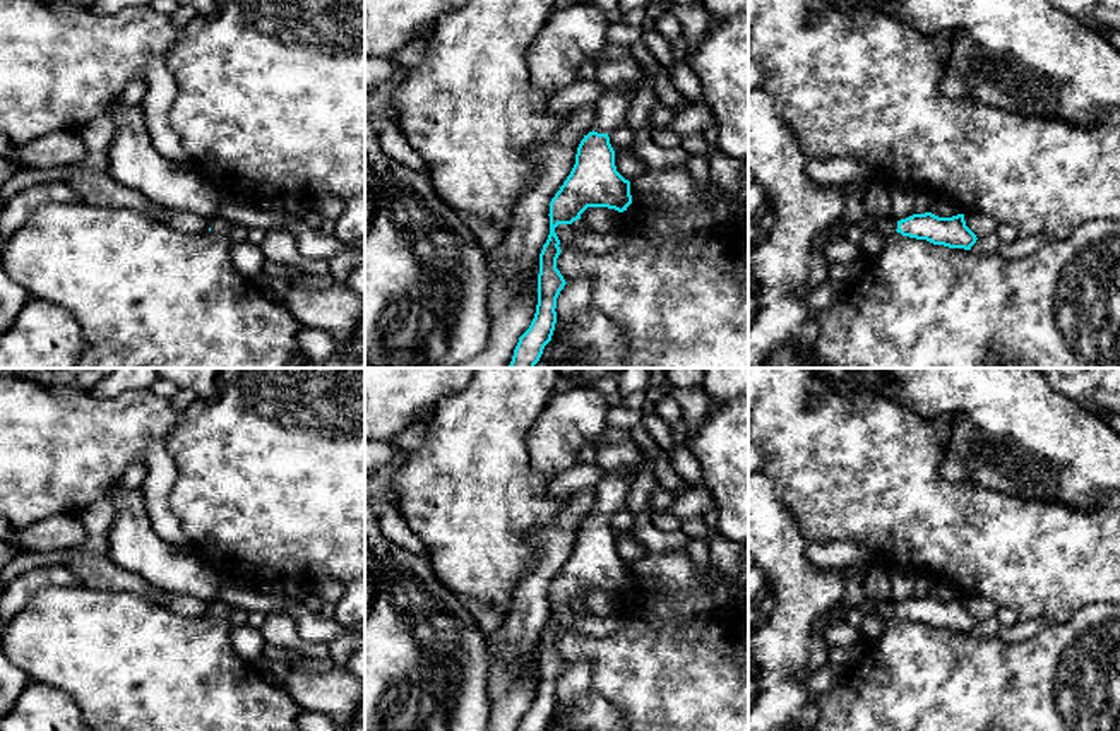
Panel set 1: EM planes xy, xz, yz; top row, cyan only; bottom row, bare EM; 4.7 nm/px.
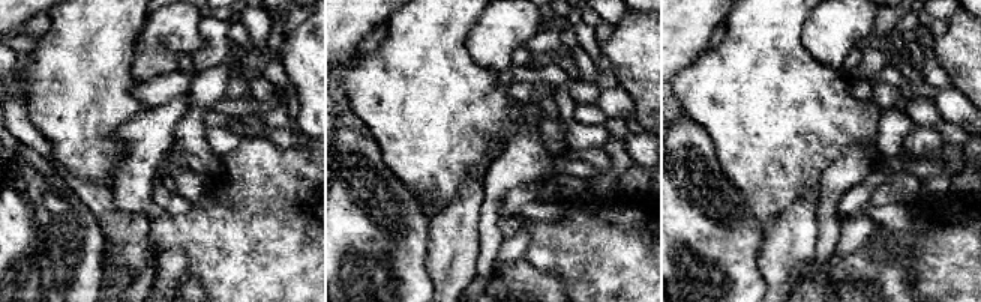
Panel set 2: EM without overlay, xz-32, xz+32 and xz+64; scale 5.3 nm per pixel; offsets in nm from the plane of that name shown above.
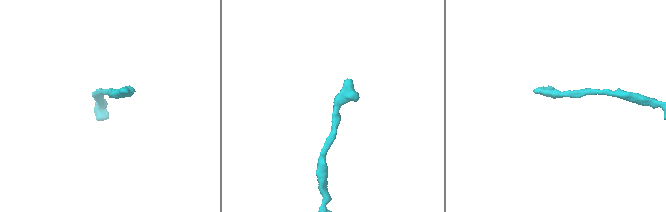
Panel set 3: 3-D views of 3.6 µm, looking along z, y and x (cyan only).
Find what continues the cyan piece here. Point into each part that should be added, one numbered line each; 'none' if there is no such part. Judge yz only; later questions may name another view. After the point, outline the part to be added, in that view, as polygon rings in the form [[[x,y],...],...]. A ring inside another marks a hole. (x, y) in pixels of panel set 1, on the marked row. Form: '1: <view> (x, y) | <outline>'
1: yz (884, 225) | [[[863,216],[858,224],[863,228],[863,233],[870,231],[880,231],[885,236],[894,233],[897,229],[897,221],[892,217],[872,217],[872,216]]]

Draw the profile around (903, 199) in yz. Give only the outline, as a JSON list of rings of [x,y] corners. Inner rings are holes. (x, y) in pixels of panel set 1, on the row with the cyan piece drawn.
[[[892,183],[887,185],[887,192],[891,197],[892,219],[901,221],[914,214],[920,190],[906,187],[903,183]]]

